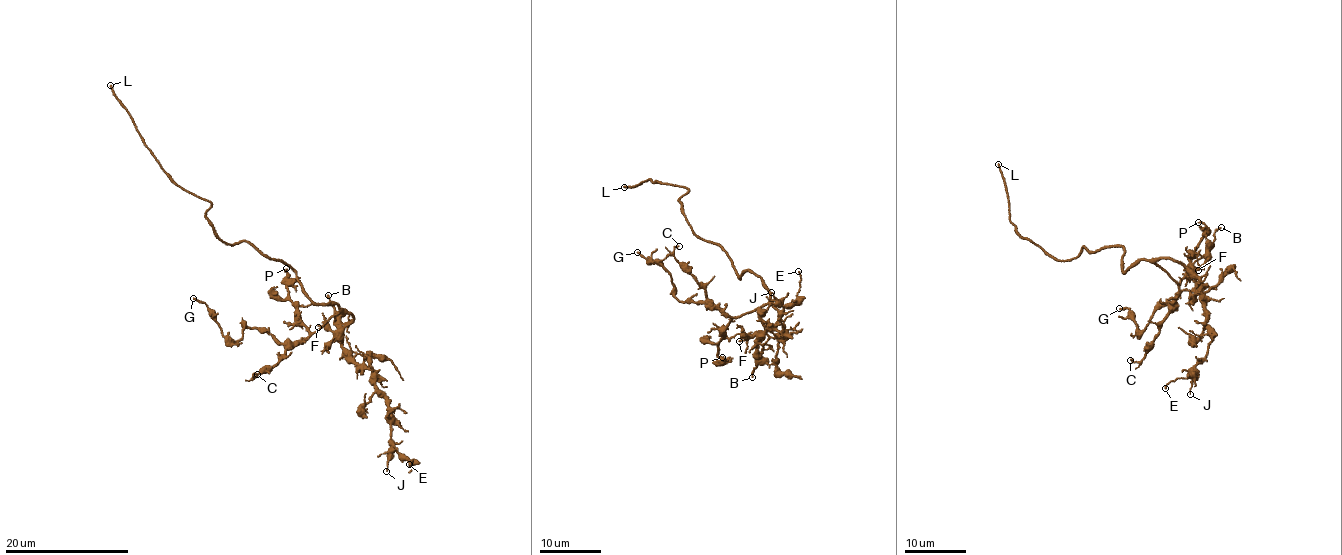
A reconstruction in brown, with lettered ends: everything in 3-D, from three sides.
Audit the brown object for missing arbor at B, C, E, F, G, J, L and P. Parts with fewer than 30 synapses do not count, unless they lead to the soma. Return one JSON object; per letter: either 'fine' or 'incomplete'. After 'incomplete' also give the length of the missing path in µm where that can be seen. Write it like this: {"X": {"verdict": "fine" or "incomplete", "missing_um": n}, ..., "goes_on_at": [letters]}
{"B": {"verdict": "fine"}, "C": {"verdict": "fine"}, "E": {"verdict": "fine"}, "F": {"verdict": "fine"}, "G": {"verdict": "fine"}, "J": {"verdict": "fine"}, "L": {"verdict": "incomplete", "missing_um": 15}, "P": {"verdict": "fine"}, "goes_on_at": ["L"]}

